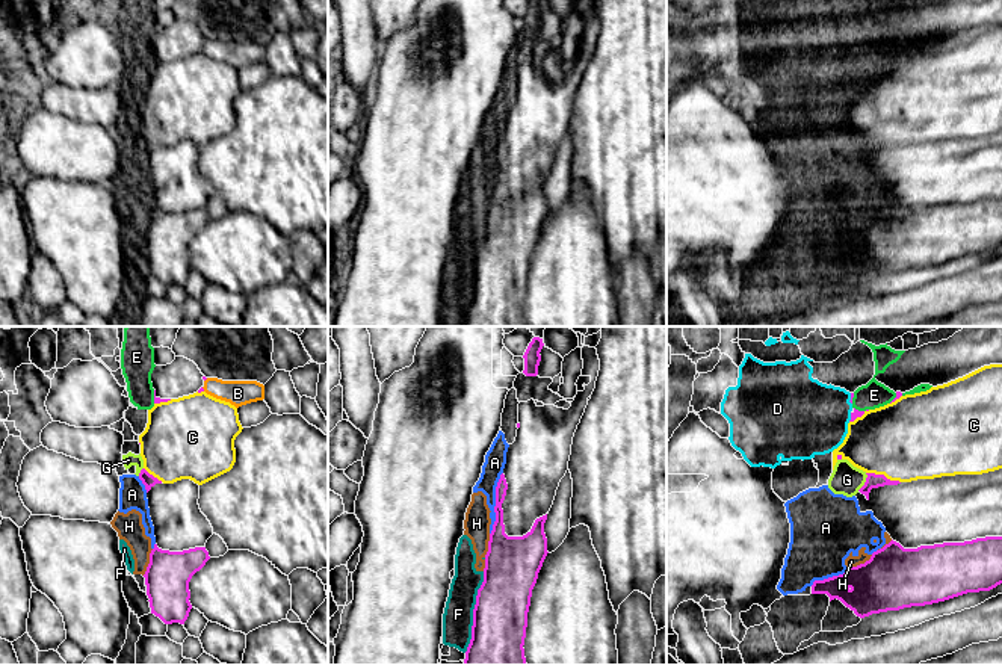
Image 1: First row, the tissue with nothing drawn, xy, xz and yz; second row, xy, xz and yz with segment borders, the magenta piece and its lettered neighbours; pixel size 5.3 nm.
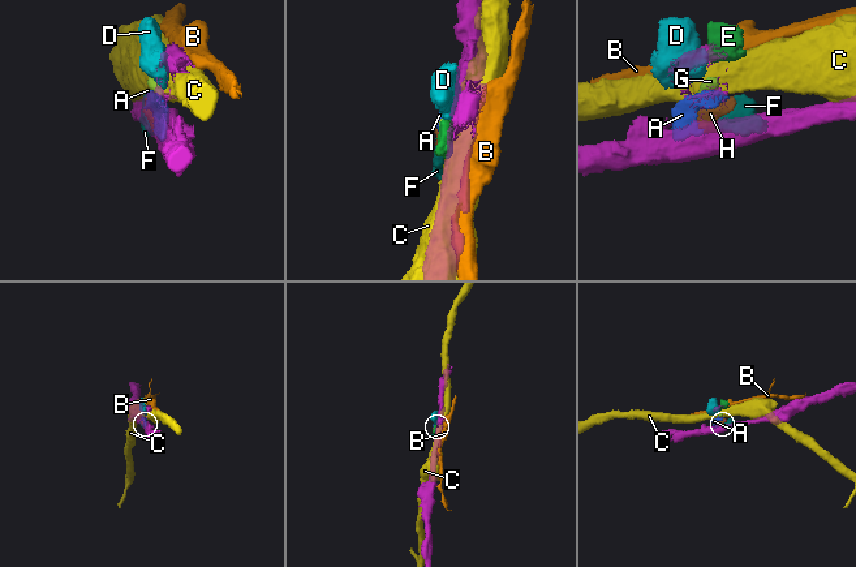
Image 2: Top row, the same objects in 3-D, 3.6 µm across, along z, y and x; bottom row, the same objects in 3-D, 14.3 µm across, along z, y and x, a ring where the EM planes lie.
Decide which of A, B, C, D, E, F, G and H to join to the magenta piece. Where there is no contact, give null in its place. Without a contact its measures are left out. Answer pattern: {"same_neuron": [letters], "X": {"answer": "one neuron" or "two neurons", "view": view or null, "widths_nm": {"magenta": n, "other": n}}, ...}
{"same_neuron": [], "A": {"answer": "two neurons", "view": "xz", "widths_nm": {"magenta": 160, "other": 110}}, "B": {"answer": "two neurons", "view": "xy", "widths_nm": {"magenta": 20, "other": 140}}, "C": {"answer": "two neurons", "view": "yz", "widths_nm": {"magenta": 80, "other": 440}}, "D": {"answer": "two neurons", "view": "yz", "widths_nm": {"magenta": 20, "other": 400}}, "E": {"answer": "two neurons", "view": "yz", "widths_nm": {"magenta": 40, "other": 140}}, "F": {"answer": "two neurons", "view": "xz", "widths_nm": {"magenta": 300, "other": 160}}, "G": {"answer": "two neurons", "view": "yz", "widths_nm": {"magenta": 80, "other": 160}}, "H": {"answer": "two neurons", "view": "xy", "widths_nm": {"magenta": 240, "other": 140}}}

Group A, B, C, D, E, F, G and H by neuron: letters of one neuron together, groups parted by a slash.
A D E F G H / B / C

